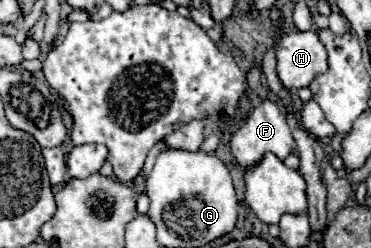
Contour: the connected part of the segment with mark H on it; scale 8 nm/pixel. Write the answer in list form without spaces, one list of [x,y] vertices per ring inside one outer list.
[[[314,30],[286,32],[276,46],[278,78],[290,92],[308,86],[316,74],[328,70],[326,48]]]

